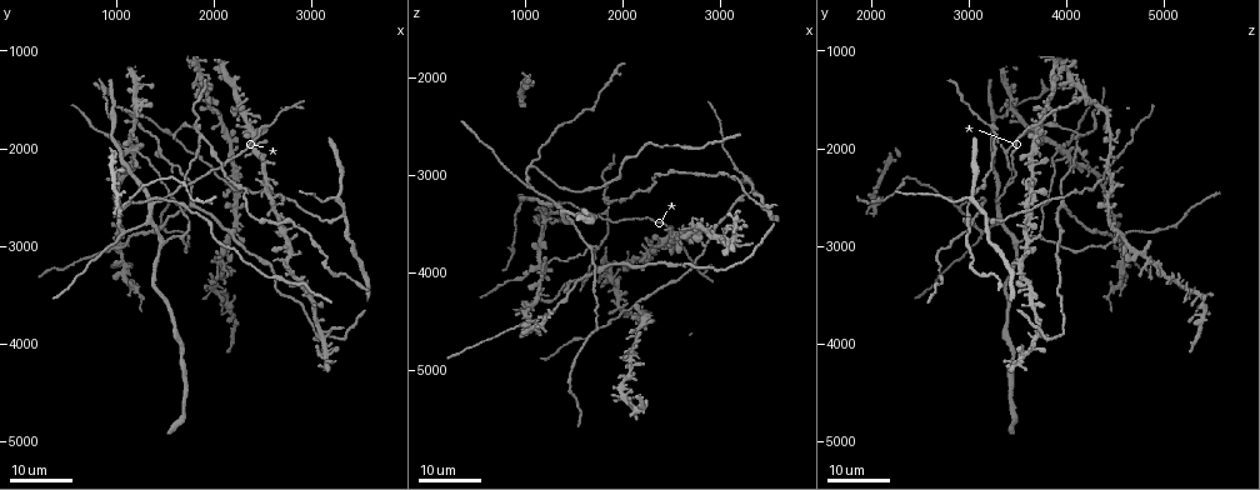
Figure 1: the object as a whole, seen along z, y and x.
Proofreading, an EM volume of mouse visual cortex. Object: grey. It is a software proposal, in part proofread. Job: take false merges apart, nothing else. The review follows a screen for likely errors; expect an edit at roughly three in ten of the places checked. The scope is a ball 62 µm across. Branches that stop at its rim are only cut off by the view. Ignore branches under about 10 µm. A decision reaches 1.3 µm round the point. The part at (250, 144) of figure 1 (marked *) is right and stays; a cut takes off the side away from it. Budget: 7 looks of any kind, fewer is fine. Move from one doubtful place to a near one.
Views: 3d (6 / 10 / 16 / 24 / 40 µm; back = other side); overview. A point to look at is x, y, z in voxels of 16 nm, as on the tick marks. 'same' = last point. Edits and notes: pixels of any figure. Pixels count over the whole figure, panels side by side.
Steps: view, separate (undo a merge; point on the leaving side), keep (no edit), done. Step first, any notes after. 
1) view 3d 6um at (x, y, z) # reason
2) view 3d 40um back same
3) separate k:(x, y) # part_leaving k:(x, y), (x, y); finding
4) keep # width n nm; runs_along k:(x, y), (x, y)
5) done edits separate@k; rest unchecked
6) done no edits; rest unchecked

view 3d 24um at (1520, 2960, 3500)

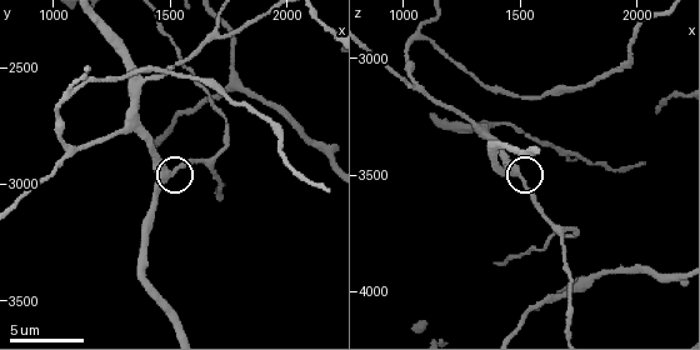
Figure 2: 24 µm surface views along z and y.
view 3d 6um at (1510, 2960, 3530) # closer look

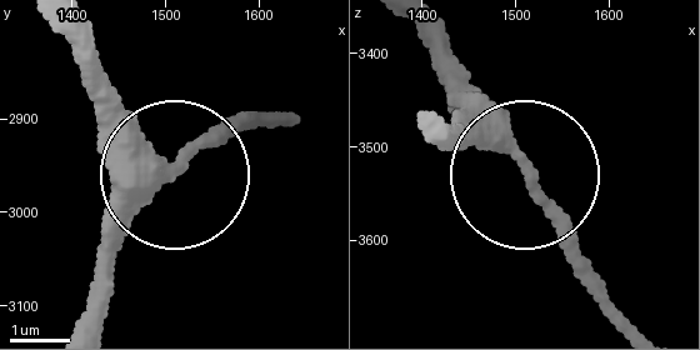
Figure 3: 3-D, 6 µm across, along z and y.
keep # runs_along 3:(56, 28), (101, 101), (176, 176), (76, 320); one neuron here

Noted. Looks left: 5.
view 3d 10um at (1700, 2340, 3400) # a fork

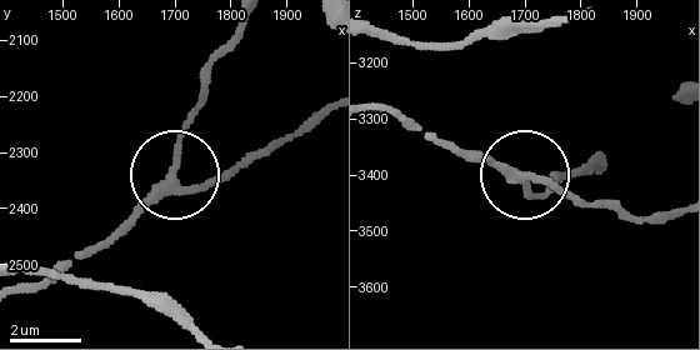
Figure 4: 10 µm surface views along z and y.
keep # width 220 nm; one neuron here

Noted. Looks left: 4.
view 3d 6um at (1770, 2550, 3950) # small branch off a trunk

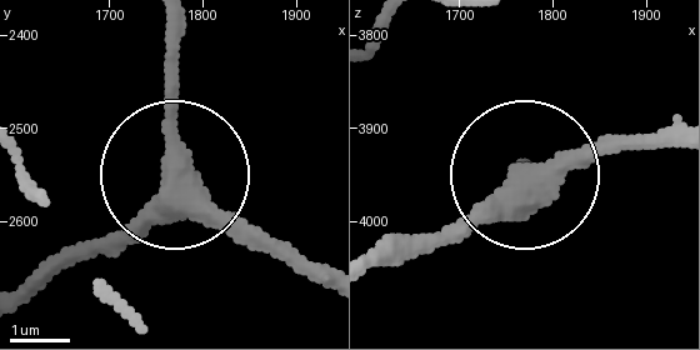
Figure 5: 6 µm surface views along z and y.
keep # width 330 nm; runs_along 5:(24, 295), (168, 171), (173, 21); one neuron here

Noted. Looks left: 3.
done no edits; rest unchecked

